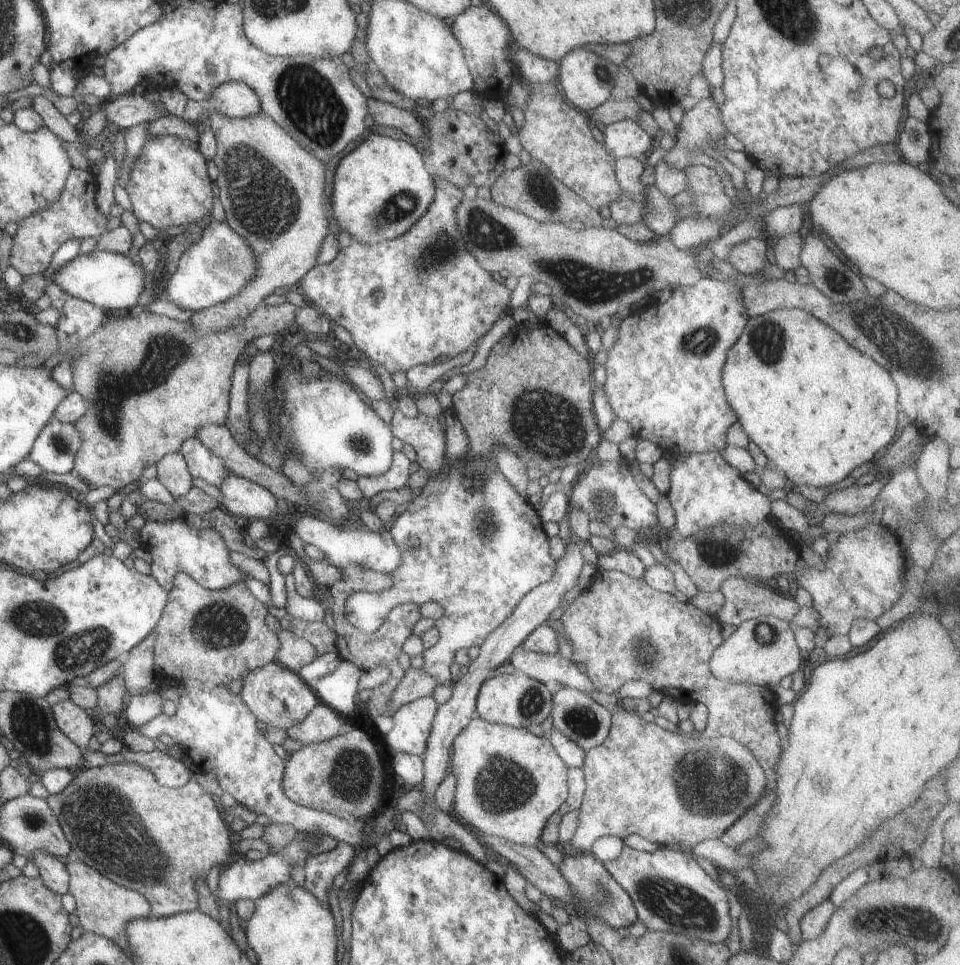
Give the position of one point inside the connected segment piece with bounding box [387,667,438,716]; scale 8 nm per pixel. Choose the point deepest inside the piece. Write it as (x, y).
(415, 683)

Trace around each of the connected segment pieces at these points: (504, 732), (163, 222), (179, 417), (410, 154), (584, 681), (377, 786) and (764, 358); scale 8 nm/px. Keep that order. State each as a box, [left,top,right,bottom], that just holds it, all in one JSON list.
[[450,716,569,847],[125,135,214,234],[61,302,297,488],[331,134,434,245],[507,645,596,695],[282,727,384,819],[722,309,900,488]]

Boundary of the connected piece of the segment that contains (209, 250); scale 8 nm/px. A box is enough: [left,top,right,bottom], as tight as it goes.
[160,220,255,312]

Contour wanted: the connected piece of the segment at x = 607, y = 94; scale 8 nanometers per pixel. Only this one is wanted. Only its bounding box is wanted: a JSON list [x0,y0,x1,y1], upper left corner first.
[558,47,618,114]

